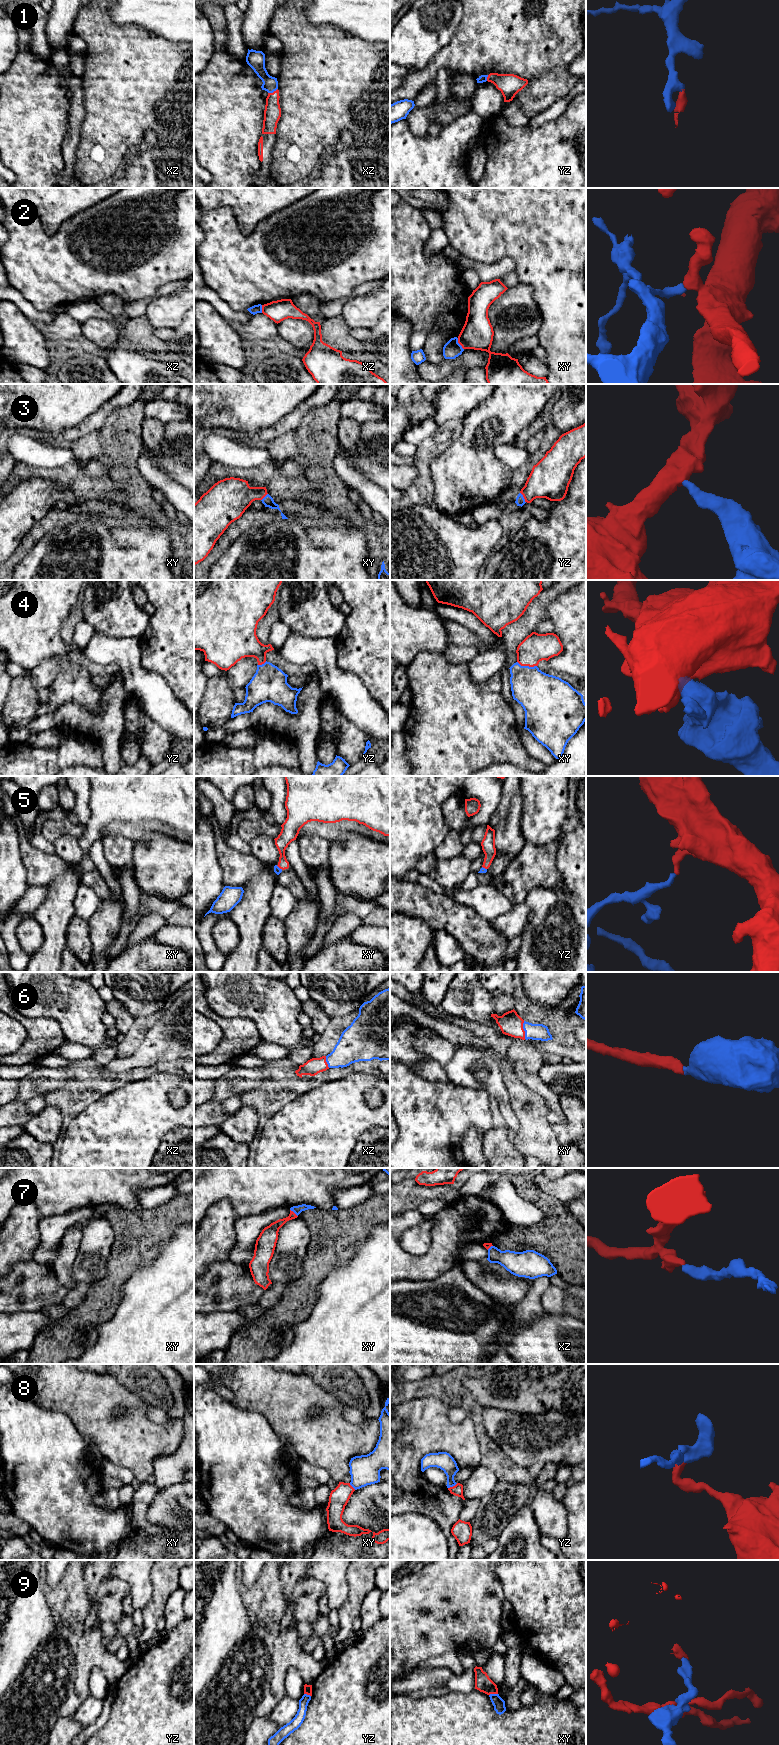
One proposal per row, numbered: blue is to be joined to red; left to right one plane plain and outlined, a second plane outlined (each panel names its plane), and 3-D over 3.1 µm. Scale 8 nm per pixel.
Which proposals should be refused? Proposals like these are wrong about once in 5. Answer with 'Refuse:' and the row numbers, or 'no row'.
Refuse: 2, 7, 8

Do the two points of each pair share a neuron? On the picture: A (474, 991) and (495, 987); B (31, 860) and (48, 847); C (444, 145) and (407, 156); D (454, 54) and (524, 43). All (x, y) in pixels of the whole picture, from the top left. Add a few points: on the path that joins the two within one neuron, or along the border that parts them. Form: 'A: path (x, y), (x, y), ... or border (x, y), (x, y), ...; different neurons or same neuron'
A: border (480, 982), (495, 996), (509, 995); different neurons
B: border (28, 840), (33, 846), (42, 851), (54, 853); different neurons
C: path (435, 154), (416, 156); same neuron
D: path (471, 51), (483, 43), (507, 43); same neuron

